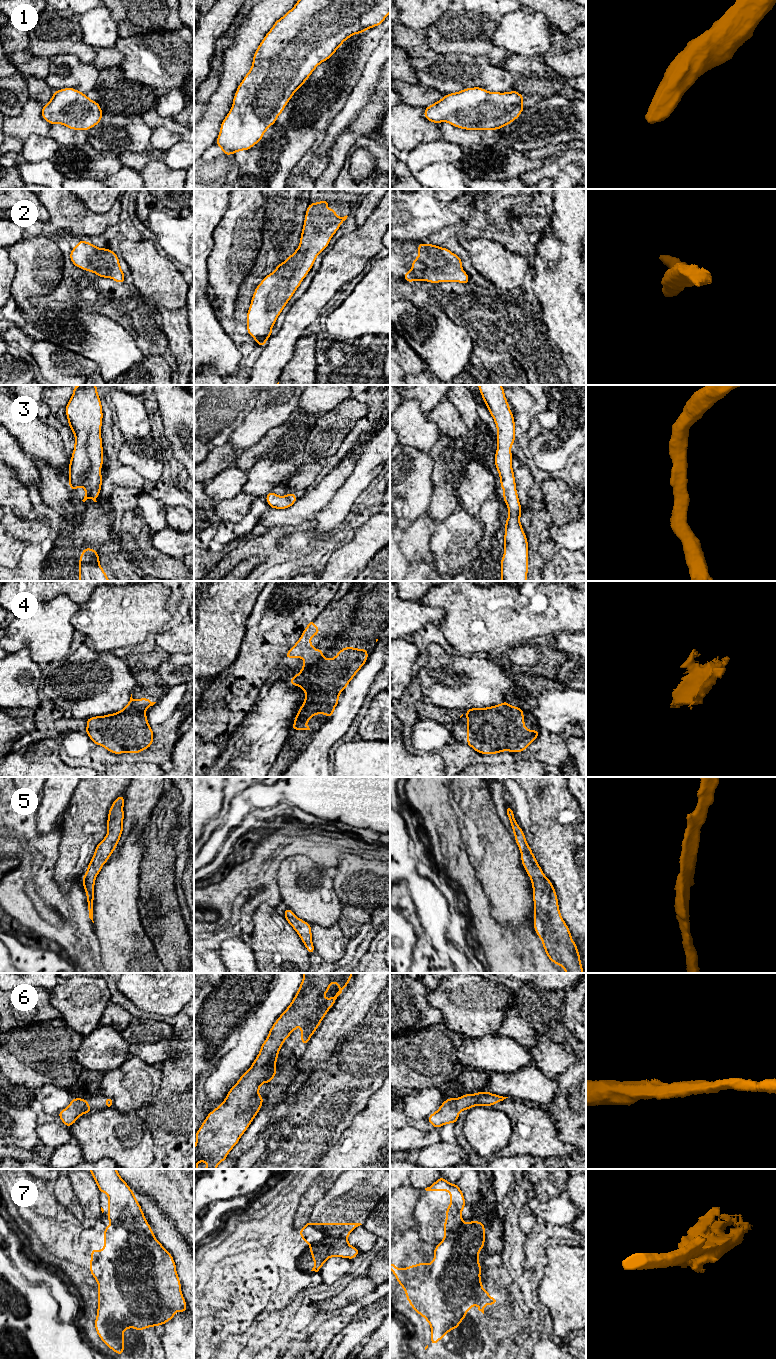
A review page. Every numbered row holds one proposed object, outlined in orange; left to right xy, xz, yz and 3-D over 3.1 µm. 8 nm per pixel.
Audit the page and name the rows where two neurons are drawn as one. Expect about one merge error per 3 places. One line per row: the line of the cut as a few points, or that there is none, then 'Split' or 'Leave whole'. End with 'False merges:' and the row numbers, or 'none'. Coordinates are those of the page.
1: No split. Leave whole
2: No split. Leave whole
3: No split. Leave whole
4: Split along xy (135, 702), (132, 720), (112, 721), (98, 744). Split
5: No split. Leave whole
6: No split. Leave whole
7: Split along xz (305, 1225), (320, 1228), (334, 1236), (348, 1234). Split
False merges: 4, 7

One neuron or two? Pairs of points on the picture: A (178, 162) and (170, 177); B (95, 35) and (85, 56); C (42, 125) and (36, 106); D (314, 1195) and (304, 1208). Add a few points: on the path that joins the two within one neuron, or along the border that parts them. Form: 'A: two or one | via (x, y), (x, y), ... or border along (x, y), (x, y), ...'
A: two | border along (161, 159), (168, 166), (183, 170)
B: two | border along (79, 24), (82, 40), (95, 48)
C: one | via (37, 120), (36, 111)
D: one | via (311, 1198), (307, 1205)

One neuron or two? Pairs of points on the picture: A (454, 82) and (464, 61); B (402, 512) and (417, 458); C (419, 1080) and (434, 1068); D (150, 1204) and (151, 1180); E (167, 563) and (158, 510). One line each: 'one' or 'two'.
A: one
B: one
C: one
D: two
E: two

